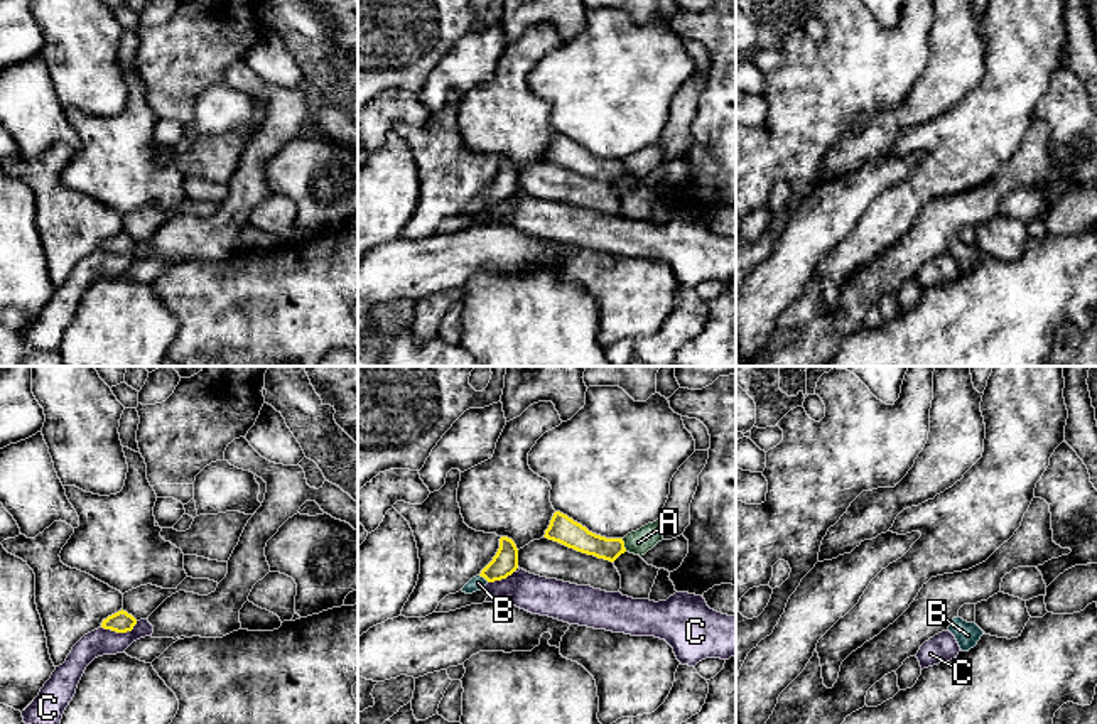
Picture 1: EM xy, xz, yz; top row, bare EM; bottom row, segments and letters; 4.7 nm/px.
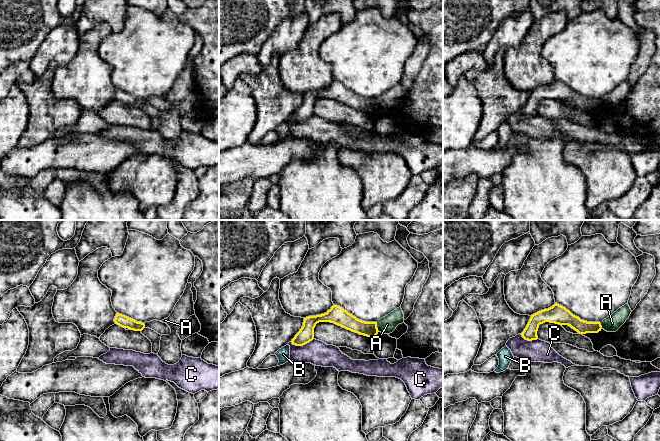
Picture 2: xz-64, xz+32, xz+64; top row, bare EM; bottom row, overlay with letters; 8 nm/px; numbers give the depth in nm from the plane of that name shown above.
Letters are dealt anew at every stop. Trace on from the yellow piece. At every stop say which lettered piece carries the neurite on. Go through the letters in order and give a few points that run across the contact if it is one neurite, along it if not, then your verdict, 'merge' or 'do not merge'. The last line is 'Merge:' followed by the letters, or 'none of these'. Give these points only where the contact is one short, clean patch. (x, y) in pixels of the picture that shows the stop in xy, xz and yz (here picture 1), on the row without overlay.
A: do not merge
B: line xz (505, 184), (485, 199), (478, 205); merge
C: do not merge
Merge: B

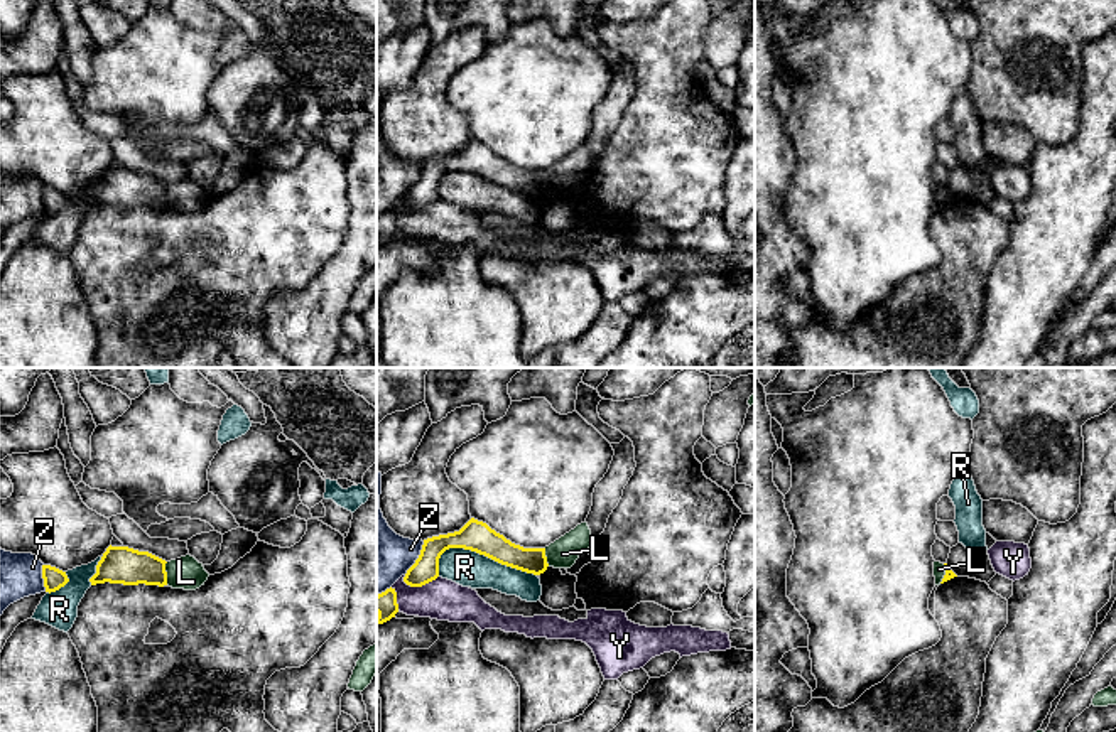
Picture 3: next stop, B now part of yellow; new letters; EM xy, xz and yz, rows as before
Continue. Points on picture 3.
L: do not merge
R: do not merge
Y: do not merge
Z: do not merge
Merge: none of these

